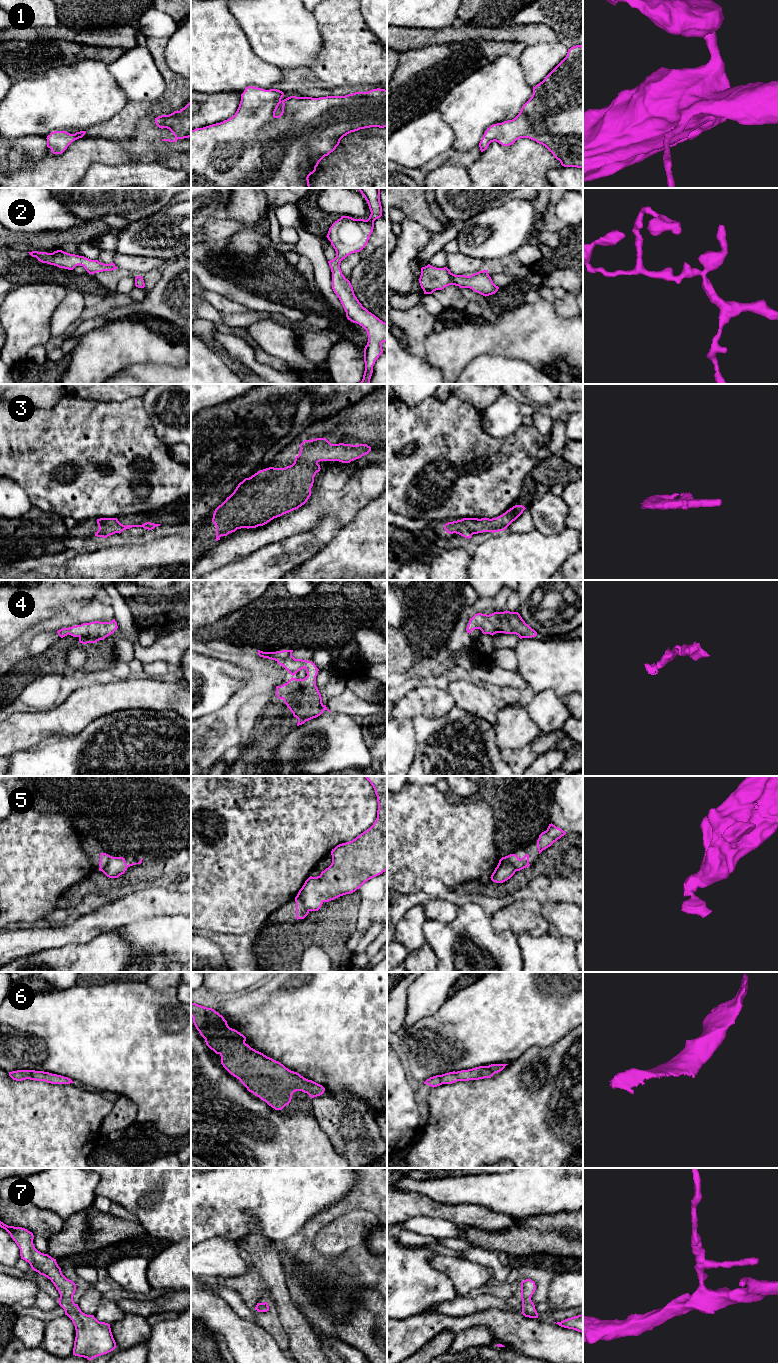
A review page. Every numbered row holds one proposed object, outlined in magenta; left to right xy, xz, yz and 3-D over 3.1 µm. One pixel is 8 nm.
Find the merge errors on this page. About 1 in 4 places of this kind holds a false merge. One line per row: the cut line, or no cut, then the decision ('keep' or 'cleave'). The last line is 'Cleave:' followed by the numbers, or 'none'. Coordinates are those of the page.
1: cut none; keep
2: cut none; keep
3: cut none; keep
4: cut none; keep
5: cut xz (296, 896), (309, 910); cleave
6: cut none; keep
7: cut none; keep
Cleave: 5

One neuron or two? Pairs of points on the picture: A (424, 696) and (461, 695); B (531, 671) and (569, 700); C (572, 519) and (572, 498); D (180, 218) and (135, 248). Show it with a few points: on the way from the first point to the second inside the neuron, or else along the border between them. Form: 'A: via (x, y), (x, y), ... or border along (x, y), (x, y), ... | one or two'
A: via (433, 696), (452, 696) | one
B: border along (572, 692), (562, 698) | two
C: via (572, 514), (572, 503) | one
D: via (169, 229), (163, 235), (146, 237) | one

